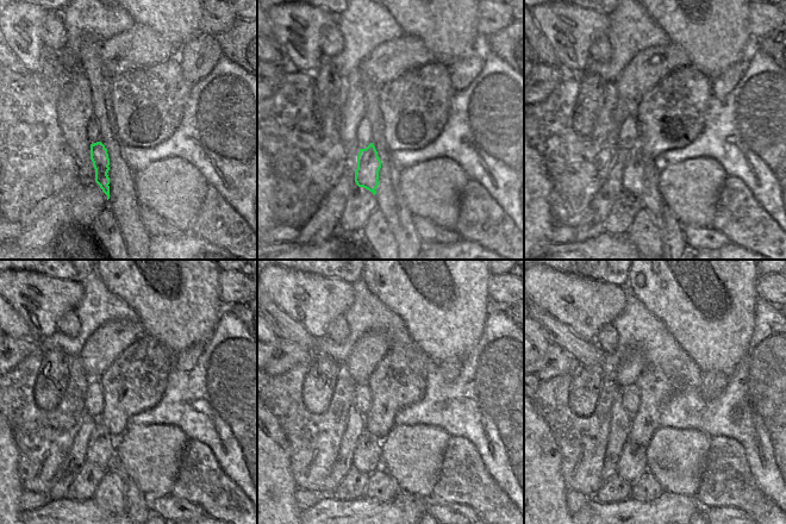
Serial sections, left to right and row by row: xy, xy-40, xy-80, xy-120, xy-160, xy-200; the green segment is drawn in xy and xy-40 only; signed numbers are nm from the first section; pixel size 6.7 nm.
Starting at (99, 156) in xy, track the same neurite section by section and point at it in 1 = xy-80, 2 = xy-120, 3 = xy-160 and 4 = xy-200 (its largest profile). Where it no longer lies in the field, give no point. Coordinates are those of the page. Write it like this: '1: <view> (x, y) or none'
1: xy-80 (635, 173)
2: xy-120 (101, 449)
3: xy-160 (367, 457)
4: xy-200 (631, 463)

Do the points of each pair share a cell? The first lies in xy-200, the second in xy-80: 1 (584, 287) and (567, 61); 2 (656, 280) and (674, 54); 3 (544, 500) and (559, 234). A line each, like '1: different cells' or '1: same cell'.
1: same cell
2: different cells
3: different cells

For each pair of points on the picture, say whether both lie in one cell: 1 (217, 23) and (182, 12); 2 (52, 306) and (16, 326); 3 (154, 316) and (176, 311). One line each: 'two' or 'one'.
1: two
2: two
3: one

